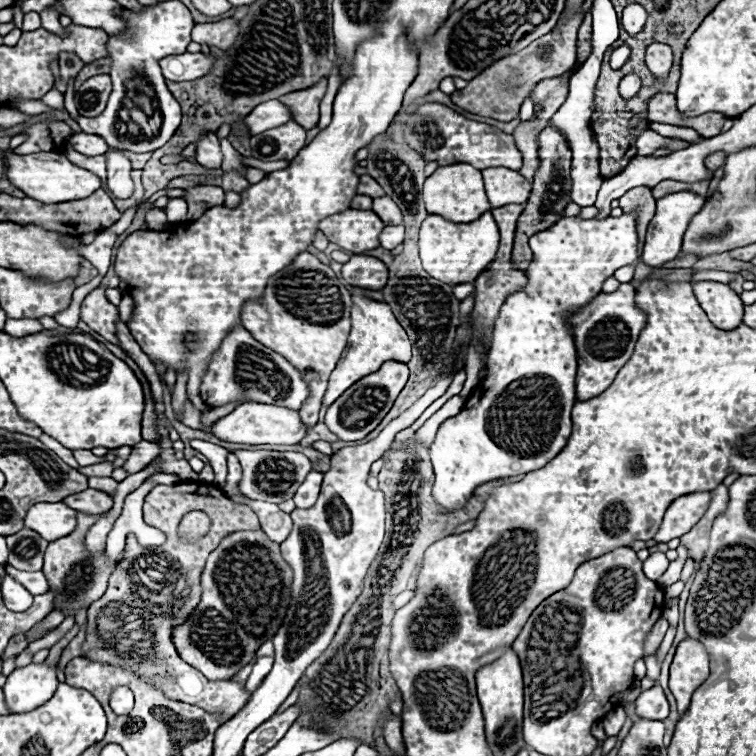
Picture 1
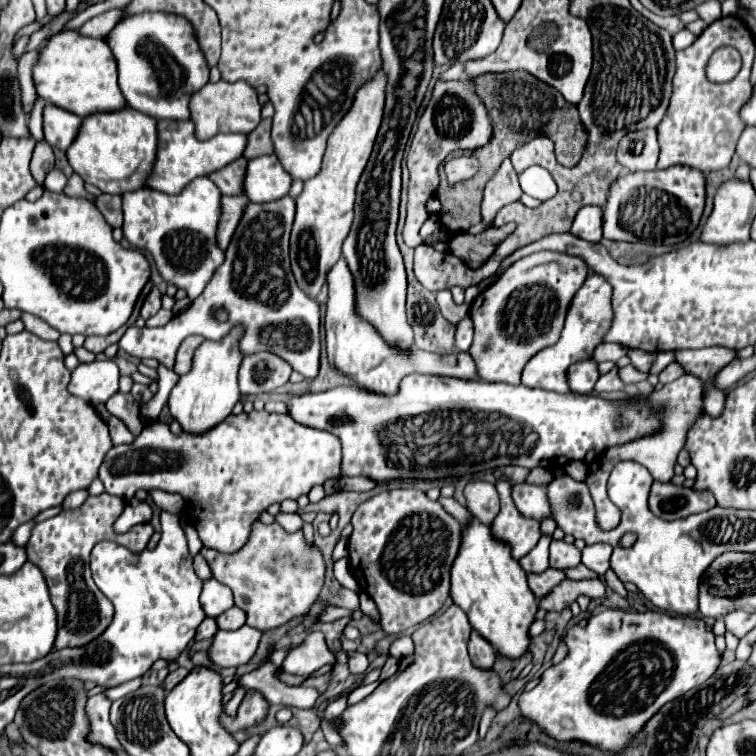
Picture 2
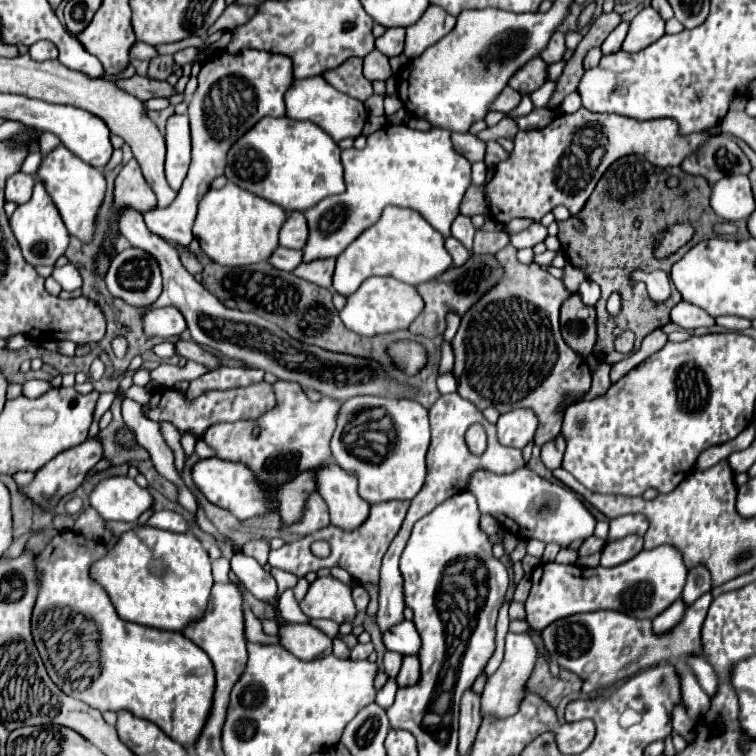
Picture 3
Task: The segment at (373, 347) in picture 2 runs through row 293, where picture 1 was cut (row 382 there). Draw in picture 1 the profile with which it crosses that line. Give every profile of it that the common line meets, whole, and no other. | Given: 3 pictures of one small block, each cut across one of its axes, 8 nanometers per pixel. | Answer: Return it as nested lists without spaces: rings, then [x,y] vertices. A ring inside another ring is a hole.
[[[358,290],[352,294],[352,300],[354,300],[352,314],[350,314],[352,330],[350,330],[350,336],[348,336],[348,346],[342,352],[342,358],[336,364],[334,372],[330,374],[328,390],[324,394],[324,404],[332,404],[358,378],[364,378],[366,374],[372,374],[374,370],[378,370],[382,366],[382,362],[386,362],[386,360],[408,362],[410,356],[412,356],[410,340],[408,340],[404,328],[400,326],[400,322],[394,318],[394,314],[392,314],[392,310],[386,302],[370,300],[362,294],[358,294]]]

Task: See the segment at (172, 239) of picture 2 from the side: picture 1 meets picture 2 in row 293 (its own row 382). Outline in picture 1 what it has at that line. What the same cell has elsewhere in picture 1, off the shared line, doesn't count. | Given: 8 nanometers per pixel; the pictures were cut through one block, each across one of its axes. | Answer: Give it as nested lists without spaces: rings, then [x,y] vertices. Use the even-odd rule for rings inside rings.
[[[384,22],[380,26],[380,36],[362,42],[356,48],[354,74],[338,88],[332,122],[324,130],[320,130],[318,136],[308,146],[304,146],[304,150],[298,152],[294,160],[290,160],[288,168],[270,172],[260,182],[250,184],[240,194],[242,200],[236,208],[226,208],[224,204],[220,204],[206,210],[196,222],[192,220],[178,224],[176,228],[168,226],[162,232],[136,230],[118,246],[114,272],[122,282],[128,284],[128,292],[134,300],[134,310],[128,320],[128,328],[134,340],[152,358],[152,362],[160,362],[164,368],[188,374],[188,400],[204,412],[204,420],[208,424],[218,421],[235,408],[235,403],[212,408],[206,406],[200,398],[200,384],[208,370],[212,354],[220,348],[222,340],[234,326],[242,326],[242,306],[250,300],[262,298],[270,274],[276,274],[278,270],[282,270],[282,266],[288,266],[294,256],[312,246],[314,234],[318,232],[318,222],[322,218],[328,218],[330,214],[338,214],[350,208],[350,198],[354,198],[360,178],[354,172],[354,168],[358,166],[358,160],[354,156],[378,134],[386,132],[402,106],[406,88],[416,78],[416,74],[418,54],[408,48],[402,26]]]

